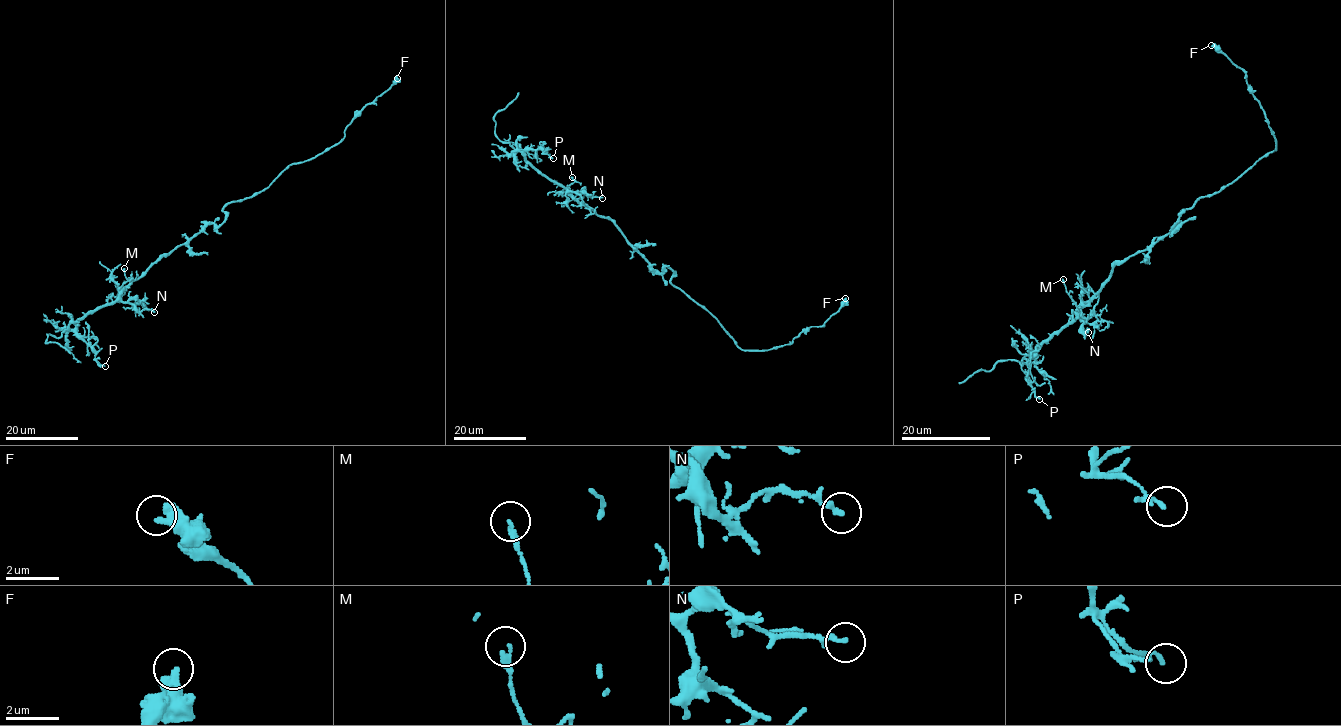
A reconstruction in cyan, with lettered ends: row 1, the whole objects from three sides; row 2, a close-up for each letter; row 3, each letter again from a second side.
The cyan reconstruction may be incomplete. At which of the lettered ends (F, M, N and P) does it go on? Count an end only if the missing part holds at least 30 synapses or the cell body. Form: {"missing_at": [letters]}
{"missing_at": []}

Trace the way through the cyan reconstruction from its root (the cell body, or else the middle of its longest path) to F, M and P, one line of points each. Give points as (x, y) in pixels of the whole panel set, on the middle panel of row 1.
F: (656, 272), (667, 266), (670, 282), (744, 350), (789, 345), (822, 326), (845, 298)
M: (656, 272), (611, 220), (599, 217), (566, 189), (575, 181), (572, 177)
P: (656, 272), (611, 220), (599, 217), (563, 186), (539, 173), (526, 161), (525, 152), (541, 149), (553, 158)

